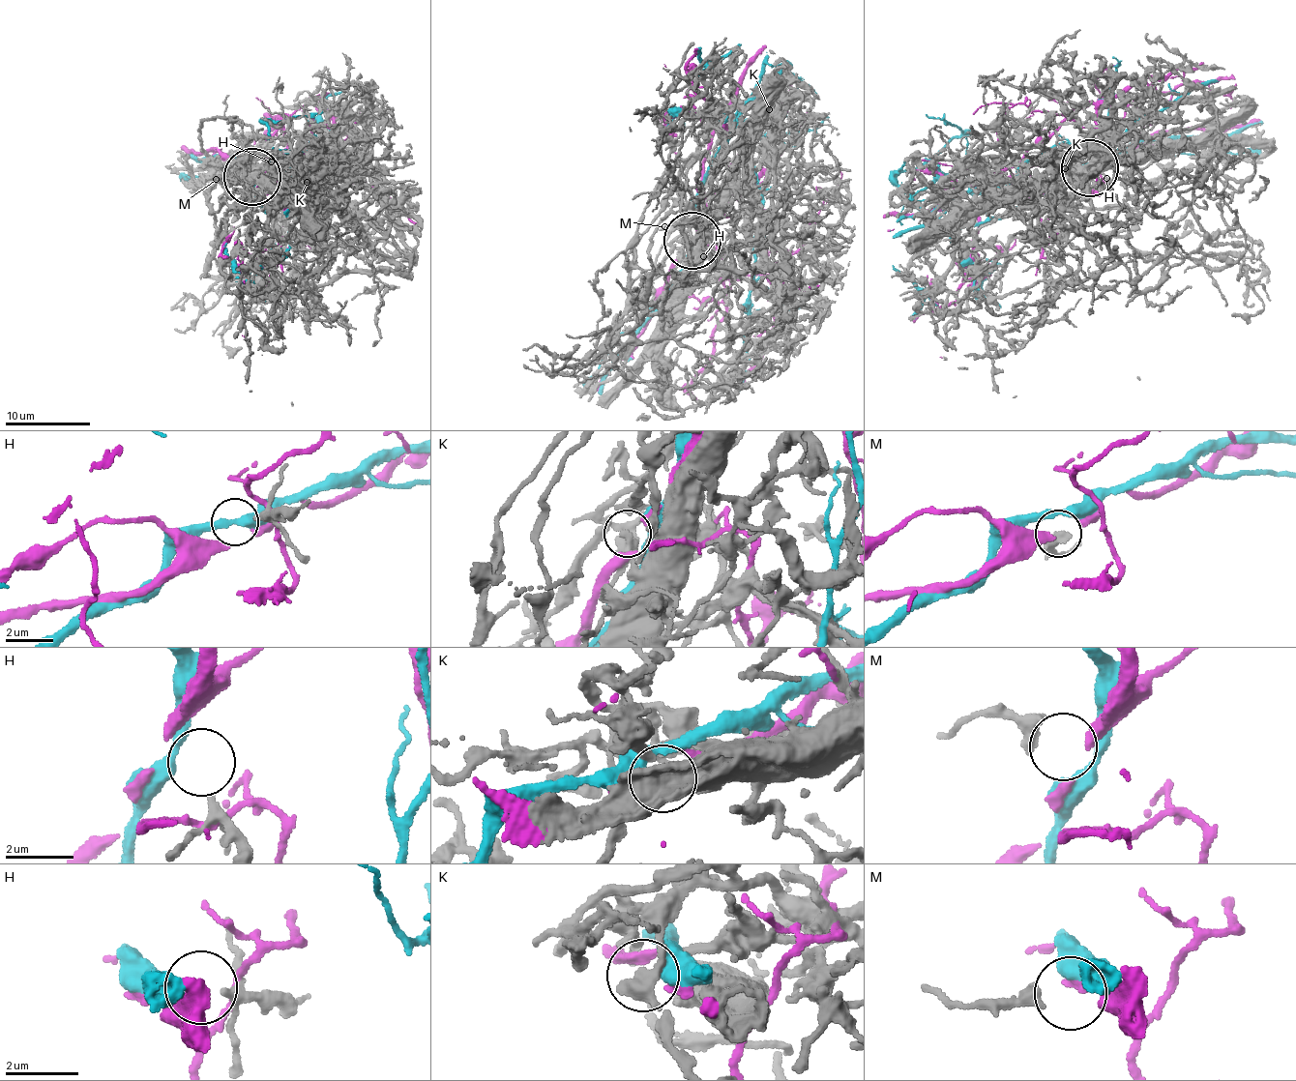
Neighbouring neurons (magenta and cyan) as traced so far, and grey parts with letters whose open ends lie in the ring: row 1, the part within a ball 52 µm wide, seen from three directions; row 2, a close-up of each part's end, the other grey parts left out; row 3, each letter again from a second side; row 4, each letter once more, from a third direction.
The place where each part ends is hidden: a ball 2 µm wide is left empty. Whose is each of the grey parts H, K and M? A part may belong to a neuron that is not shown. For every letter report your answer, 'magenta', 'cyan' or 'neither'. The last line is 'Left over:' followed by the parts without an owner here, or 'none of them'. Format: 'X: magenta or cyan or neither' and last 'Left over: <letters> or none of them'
H: cyan
K: neither
M: magenta
Left over: K

